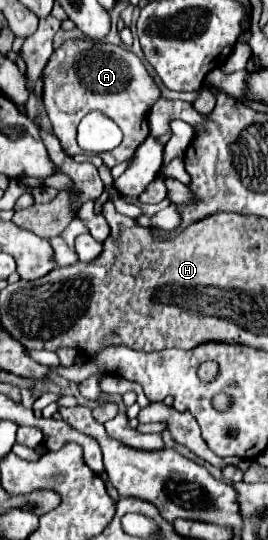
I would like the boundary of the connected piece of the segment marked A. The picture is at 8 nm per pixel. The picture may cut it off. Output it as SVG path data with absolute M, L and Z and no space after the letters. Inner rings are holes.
M66 40L58 50L54 50L42 74L44 74L44 108L52 122L56 138L60 140L60 146L68 156L84 154L76 142L76 128L78 122L92 110L100 110L104 116L114 120L124 132L124 142L116 150L98 154L102 162L108 168L114 168L116 164L134 156L136 148L148 136L148 112L154 106L154 102L160 98L160 88L156 86L156 82L144 68L142 60L134 52L126 50L124 46L106 44L106 42ZM66 84L78 86L84 92L84 102L74 112L64 112L56 104L56 94Z

